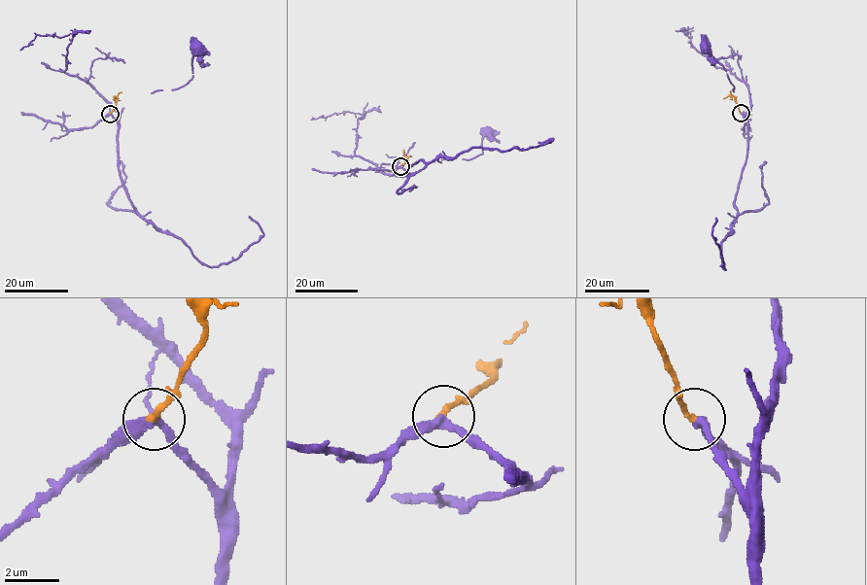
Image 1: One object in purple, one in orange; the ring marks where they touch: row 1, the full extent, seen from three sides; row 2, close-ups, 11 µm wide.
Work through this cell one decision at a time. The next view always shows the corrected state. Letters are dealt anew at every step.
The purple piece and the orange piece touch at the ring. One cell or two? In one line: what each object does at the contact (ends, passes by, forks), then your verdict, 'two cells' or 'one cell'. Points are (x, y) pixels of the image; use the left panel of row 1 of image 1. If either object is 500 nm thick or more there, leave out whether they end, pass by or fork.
purple passes by; orange ends; one cell

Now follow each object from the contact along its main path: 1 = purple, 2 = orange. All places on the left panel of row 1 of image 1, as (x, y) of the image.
1: (110, 114), (118, 120), (122, 108), (159, 90), (177, 89), (185, 86), (191, 78), (191, 58), (197, 51)
2: (110, 114), (116, 104), (114, 96), (113, 99)

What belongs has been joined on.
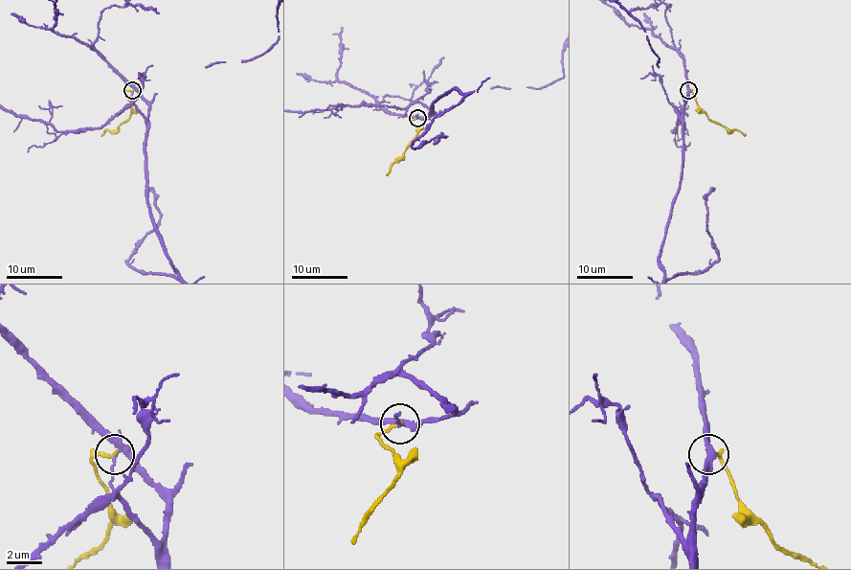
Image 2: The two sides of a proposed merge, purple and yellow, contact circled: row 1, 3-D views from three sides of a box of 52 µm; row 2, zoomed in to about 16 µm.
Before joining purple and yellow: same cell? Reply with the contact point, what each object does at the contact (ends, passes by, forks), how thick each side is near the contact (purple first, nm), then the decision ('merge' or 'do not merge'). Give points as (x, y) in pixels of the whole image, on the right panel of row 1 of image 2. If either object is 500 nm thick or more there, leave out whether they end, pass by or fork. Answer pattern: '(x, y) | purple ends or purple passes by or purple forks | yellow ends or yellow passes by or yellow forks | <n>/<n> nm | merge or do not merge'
(688, 90) | purple forks | yellow ends | 220/180 nm | do not merge

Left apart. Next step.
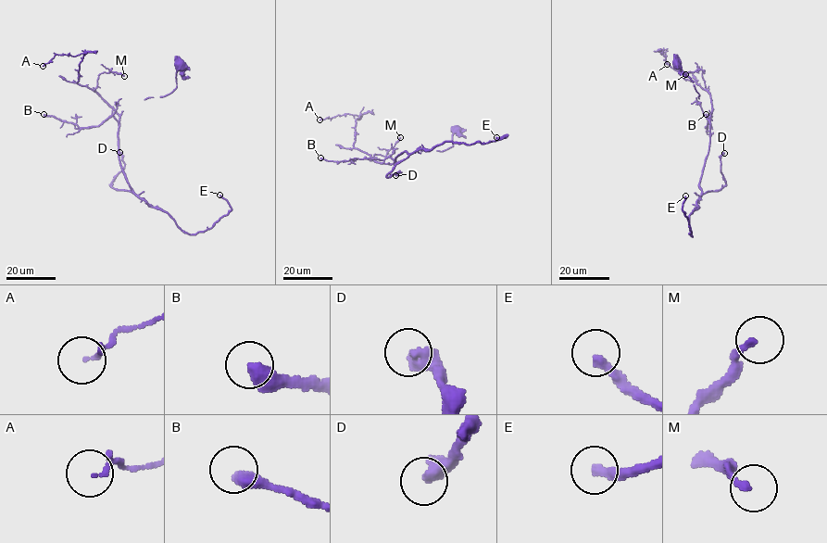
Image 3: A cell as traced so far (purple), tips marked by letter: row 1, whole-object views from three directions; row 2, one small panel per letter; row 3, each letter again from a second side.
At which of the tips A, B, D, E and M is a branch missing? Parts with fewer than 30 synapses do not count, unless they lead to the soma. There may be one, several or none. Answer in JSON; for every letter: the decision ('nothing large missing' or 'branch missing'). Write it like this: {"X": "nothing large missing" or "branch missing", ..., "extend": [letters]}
{"A": "nothing large missing", "B": "branch missing", "D": "nothing large missing", "E": "branch missing", "M": "nothing large missing", "extend": ["B", "E"]}

